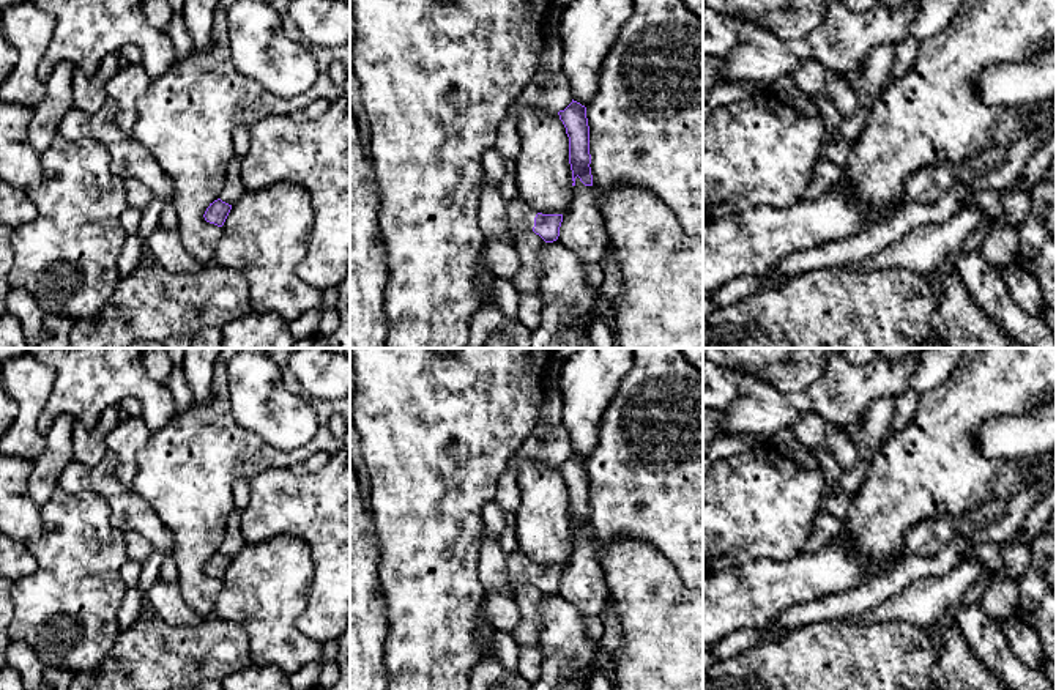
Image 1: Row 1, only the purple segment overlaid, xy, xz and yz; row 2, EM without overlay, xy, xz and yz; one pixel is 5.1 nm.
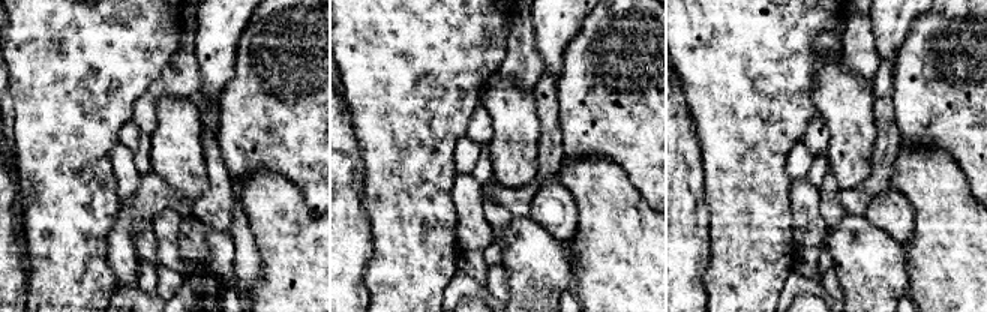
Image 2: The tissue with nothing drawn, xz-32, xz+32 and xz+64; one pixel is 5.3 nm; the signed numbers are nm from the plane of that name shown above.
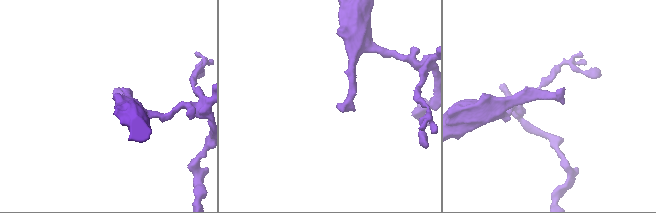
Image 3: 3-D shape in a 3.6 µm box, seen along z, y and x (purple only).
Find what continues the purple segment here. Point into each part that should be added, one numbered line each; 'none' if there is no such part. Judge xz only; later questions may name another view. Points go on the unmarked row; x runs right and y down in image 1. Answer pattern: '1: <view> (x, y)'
1: xz (519, 569)

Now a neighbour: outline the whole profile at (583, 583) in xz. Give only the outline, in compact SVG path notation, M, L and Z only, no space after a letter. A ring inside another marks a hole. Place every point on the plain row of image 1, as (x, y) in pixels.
M575 531L572 561L563 569L556 592L577 607L583 616L602 618L610 589L604 567L596 558L593 539Z

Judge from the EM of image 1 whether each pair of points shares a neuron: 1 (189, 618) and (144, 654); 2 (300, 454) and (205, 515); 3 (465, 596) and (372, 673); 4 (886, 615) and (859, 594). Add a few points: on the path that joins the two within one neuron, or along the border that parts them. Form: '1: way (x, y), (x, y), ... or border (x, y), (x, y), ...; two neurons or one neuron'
1: border (150, 604), (171, 624), (197, 626), (204, 619); two neurons
2: way (271, 459), (241, 459), (213, 487); one neuron
3: border (390, 626), (385, 645), (386, 673); two neurons
4: border (907, 586), (873, 607), (850, 613), (840, 621); two neurons

